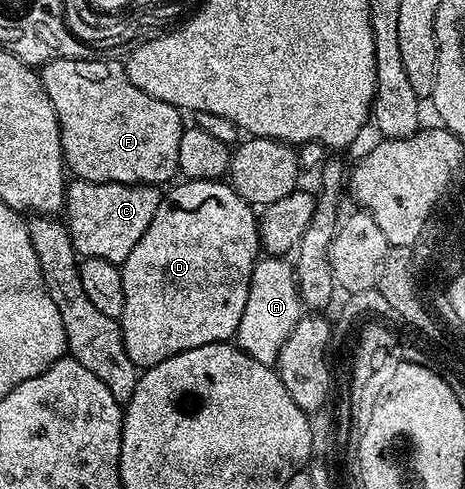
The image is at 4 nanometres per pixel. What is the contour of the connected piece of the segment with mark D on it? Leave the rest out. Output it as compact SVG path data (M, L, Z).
M185 179L180 183L182 185L174 184L172 186L174 189L162 196L159 207L155 211L155 219L151 219L151 227L147 227L147 231L143 231L143 239L139 239L139 243L135 243L135 247L131 247L131 255L127 255L127 259L119 267L123 279L123 315L119 319L121 322L121 338L123 339L125 353L131 355L131 363L135 363L138 370L141 371L163 363L163 359L171 359L171 355L179 355L183 351L191 351L195 347L232 342L237 336L239 319L243 319L243 307L247 303L251 271L253 265L259 260L261 237L257 233L259 217L254 206L247 204L233 189L232 185L221 179L215 181Z

